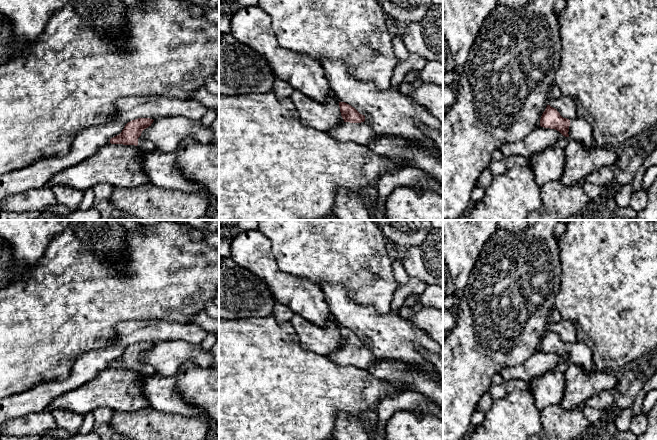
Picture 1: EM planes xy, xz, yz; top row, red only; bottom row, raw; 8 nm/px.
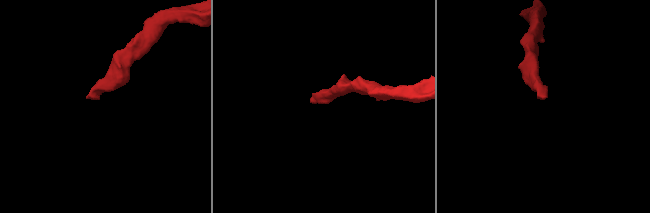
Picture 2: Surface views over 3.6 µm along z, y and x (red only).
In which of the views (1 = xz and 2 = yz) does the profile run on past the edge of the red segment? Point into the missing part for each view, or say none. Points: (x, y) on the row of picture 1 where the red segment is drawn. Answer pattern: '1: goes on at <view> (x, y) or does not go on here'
1: goes on at xz (361, 133)
2: goes on at yz (580, 130)

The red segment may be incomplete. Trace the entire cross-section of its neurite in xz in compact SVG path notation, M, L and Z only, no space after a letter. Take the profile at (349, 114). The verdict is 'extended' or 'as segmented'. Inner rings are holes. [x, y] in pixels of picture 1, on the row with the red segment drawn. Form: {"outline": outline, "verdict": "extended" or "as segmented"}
{"outline": "M339 102L339 107L344 122L332 127L327 132L338 140L352 141L359 145L368 146L376 134L365 122L365 116L345 102Z", "verdict": "extended"}

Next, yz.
{"outline": "M547 105L541 116L540 126L555 129L563 136L581 142L586 147L594 144L592 126L585 118L578 116L572 120L563 118L557 109L550 105Z", "verdict": "extended"}

